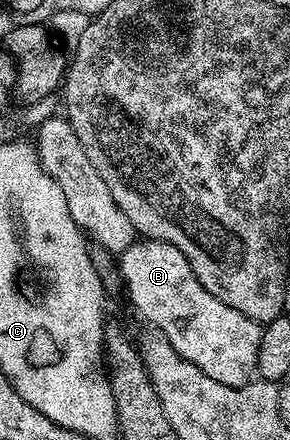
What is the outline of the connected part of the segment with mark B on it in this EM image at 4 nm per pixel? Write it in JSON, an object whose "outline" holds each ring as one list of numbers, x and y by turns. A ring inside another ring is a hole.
{"outline":[[149,239,135,240,132,247,128,247,120,254,120,276,124,293,130,296,135,311,148,324,155,325,158,328,155,330,166,337,174,350,184,359,188,359,188,363,196,363,196,367,200,367,204,375,212,375,216,383,224,383,233,389,250,384,258,368,262,325,248,319,248,315,240,315,240,311,220,303,216,295,207,291,200,283,200,279,196,279,184,251,172,247,172,243]]}

